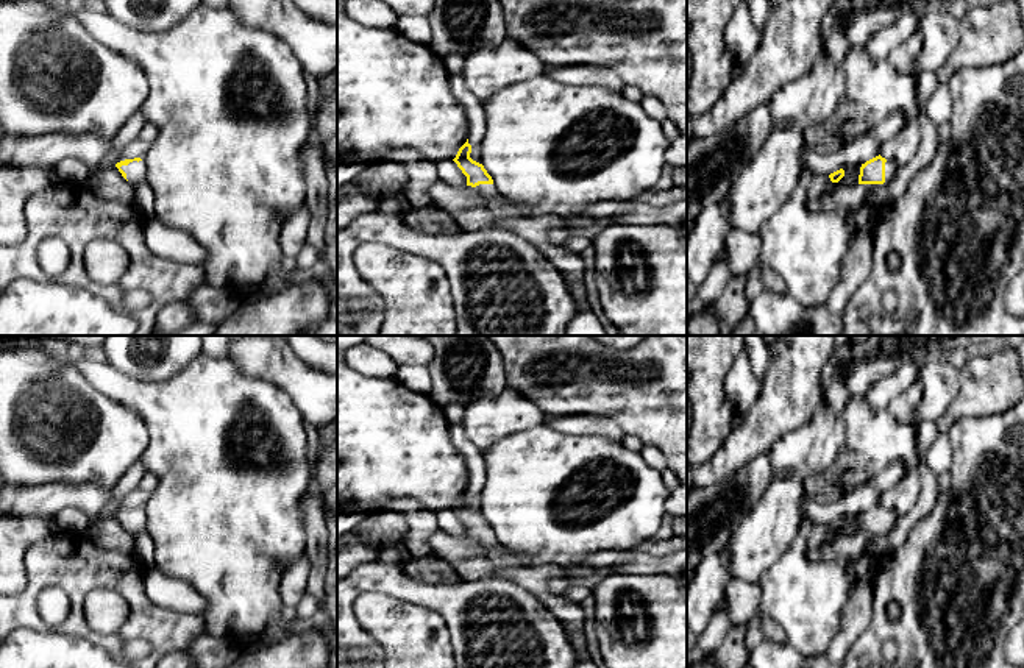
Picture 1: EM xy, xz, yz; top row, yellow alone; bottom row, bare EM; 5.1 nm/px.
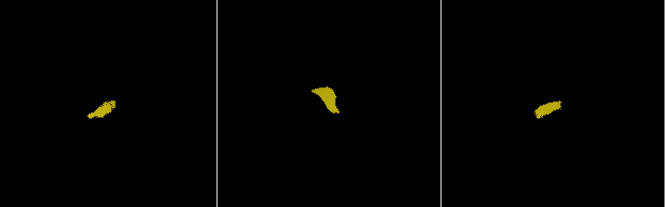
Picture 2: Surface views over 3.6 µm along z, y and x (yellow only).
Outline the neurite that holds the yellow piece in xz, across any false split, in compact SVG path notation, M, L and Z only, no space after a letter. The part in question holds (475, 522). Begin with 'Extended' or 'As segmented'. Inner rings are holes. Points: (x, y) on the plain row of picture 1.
Extended. M467 492L459 498L453 509L462 523L467 526L467 535L475 537L485 545L492 557L490 560L498 567L529 567L523 563L510 549L501 546L493 534L492 526L487 523L482 513L470 507L471 495Z

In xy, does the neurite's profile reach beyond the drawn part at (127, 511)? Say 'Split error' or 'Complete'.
Split error

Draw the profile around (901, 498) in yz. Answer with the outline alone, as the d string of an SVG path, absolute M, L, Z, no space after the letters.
M913 468L907 470L904 478L880 496L880 506L902 517L915 507L919 492L919 474Z

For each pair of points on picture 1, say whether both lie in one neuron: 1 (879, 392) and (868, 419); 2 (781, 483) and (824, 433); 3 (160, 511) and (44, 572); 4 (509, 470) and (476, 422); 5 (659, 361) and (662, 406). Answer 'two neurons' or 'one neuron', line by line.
1: two neurons
2: one neuron
3: two neurons
4: two neurons
5: one neuron

